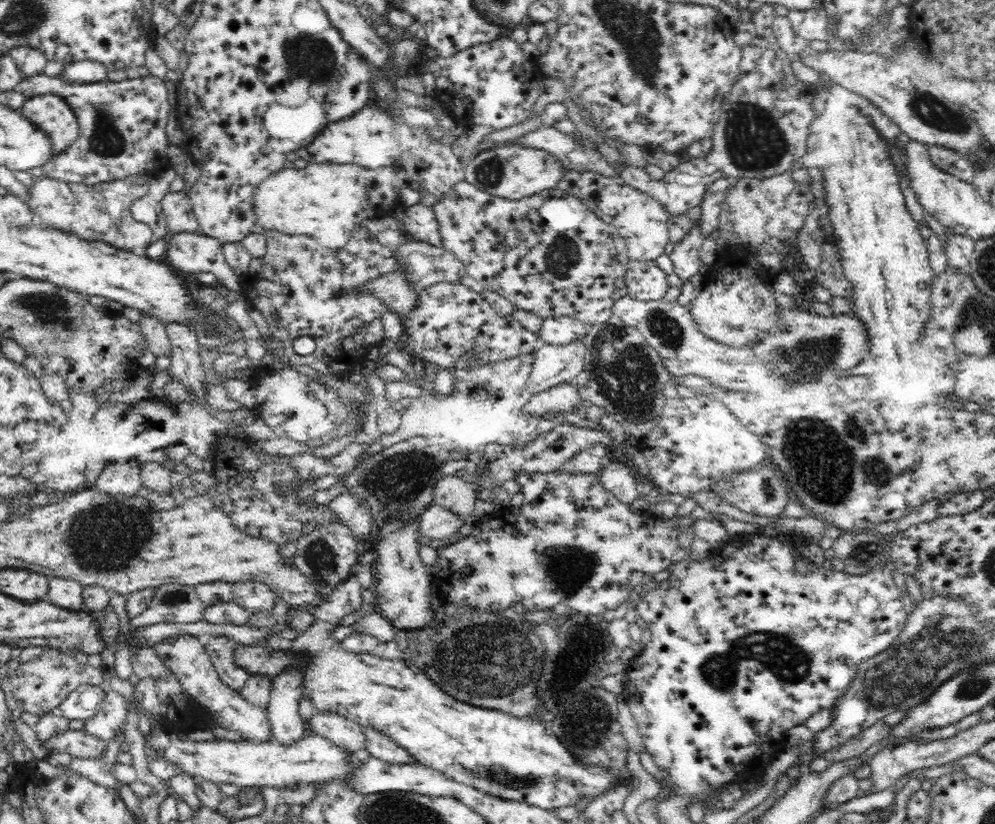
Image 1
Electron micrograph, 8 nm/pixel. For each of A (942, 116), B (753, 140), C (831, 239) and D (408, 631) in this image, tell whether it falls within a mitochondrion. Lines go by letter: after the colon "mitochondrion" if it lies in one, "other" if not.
A: mitochondrion
B: mitochondrion
C: other
D: other

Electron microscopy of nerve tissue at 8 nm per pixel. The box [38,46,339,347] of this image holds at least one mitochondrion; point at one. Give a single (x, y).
(106, 140)

